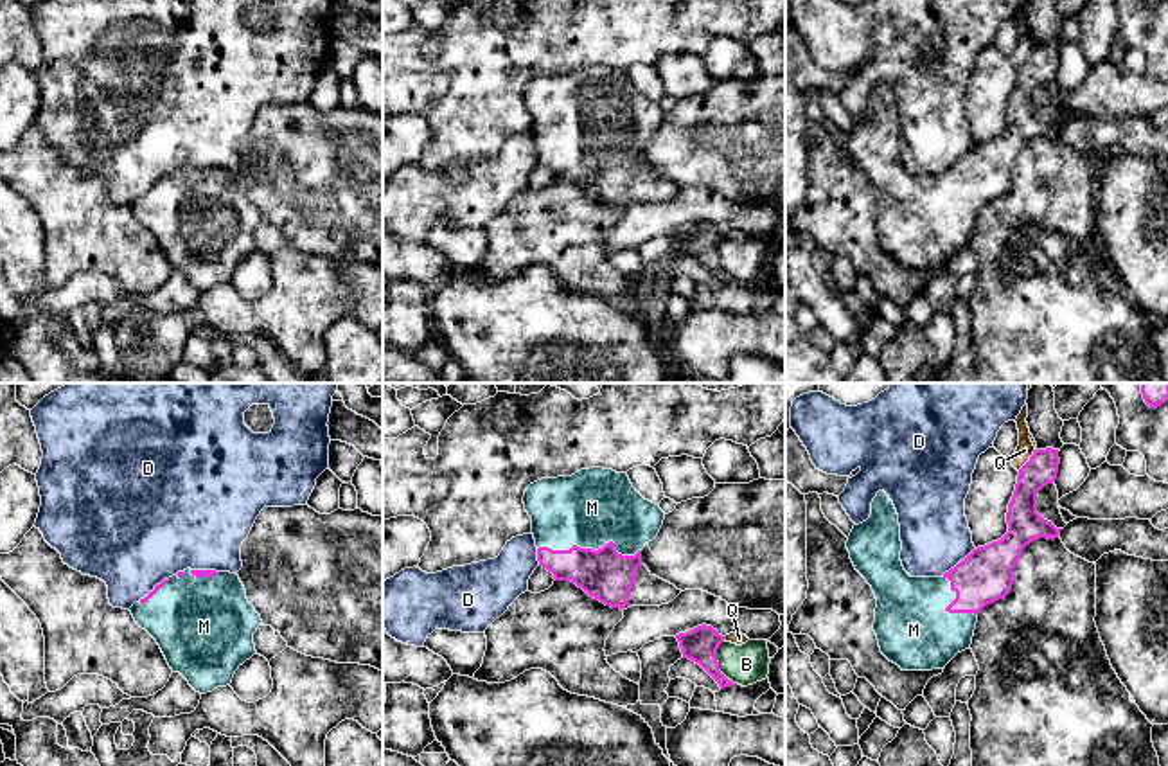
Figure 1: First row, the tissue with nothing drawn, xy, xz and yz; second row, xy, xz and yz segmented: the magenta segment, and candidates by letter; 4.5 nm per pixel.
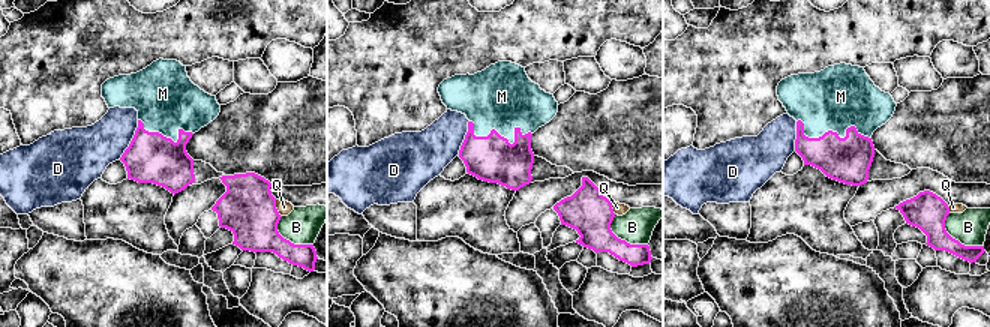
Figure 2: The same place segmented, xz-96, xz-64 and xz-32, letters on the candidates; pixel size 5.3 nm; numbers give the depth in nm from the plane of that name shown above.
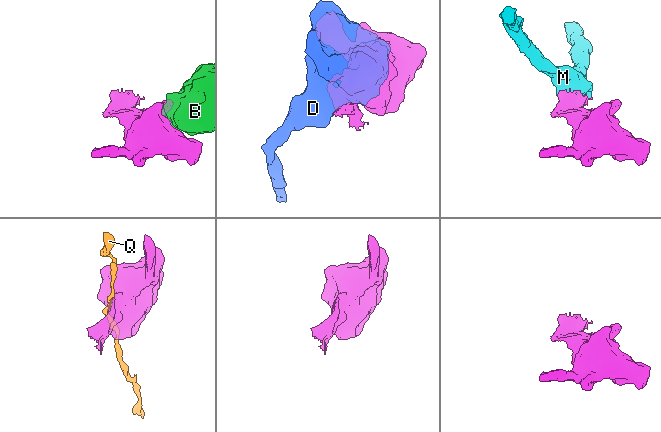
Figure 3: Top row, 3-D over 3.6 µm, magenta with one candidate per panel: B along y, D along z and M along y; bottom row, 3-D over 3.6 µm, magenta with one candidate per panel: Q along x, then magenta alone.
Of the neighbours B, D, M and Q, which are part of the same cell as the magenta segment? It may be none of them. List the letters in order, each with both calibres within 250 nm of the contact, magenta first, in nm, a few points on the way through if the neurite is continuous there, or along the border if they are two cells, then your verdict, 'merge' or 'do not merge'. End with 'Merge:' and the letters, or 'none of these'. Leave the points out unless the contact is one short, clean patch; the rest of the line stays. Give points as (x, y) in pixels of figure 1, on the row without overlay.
B: 160/180 nm | do not merge
D: 240/320 nm | do not merge
M: 220/340 nm | merge
Q: 140/80 nm | do not merge
Merge: M

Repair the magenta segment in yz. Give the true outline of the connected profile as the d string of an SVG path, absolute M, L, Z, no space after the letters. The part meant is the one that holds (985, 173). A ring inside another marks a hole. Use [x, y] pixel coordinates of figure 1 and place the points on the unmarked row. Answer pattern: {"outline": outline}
{"outline": "M1035 47L1030 58L1019 67L1013 94L1008 101L1008 129L985 144L974 146L963 158L942 174L911 174L900 158L898 111L884 88L872 99L872 111L866 119L854 122L846 146L855 167L872 183L877 205L873 228L880 250L902 268L933 268L945 263L972 241L978 210L1012 189L1013 165L1021 149L1035 137L1055 137L1062 126L1037 110L1037 90L1057 77L1058 47Z"}

